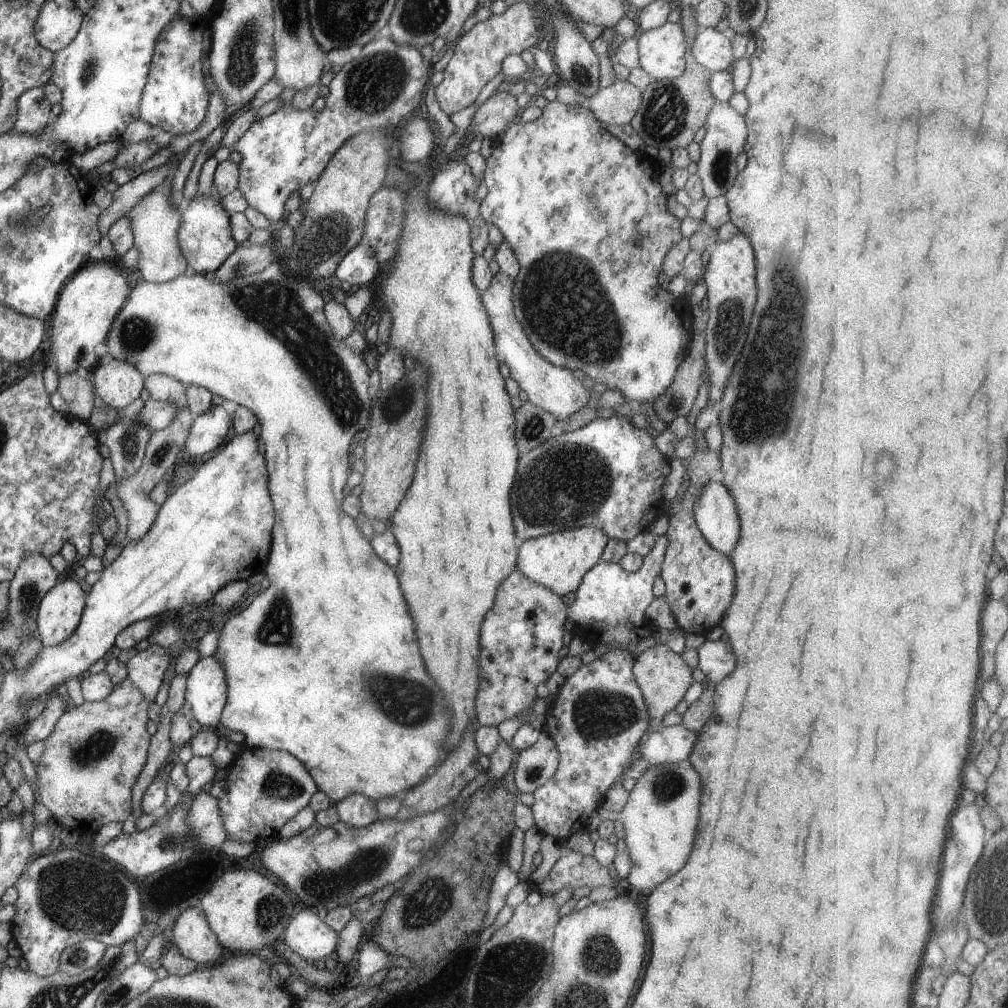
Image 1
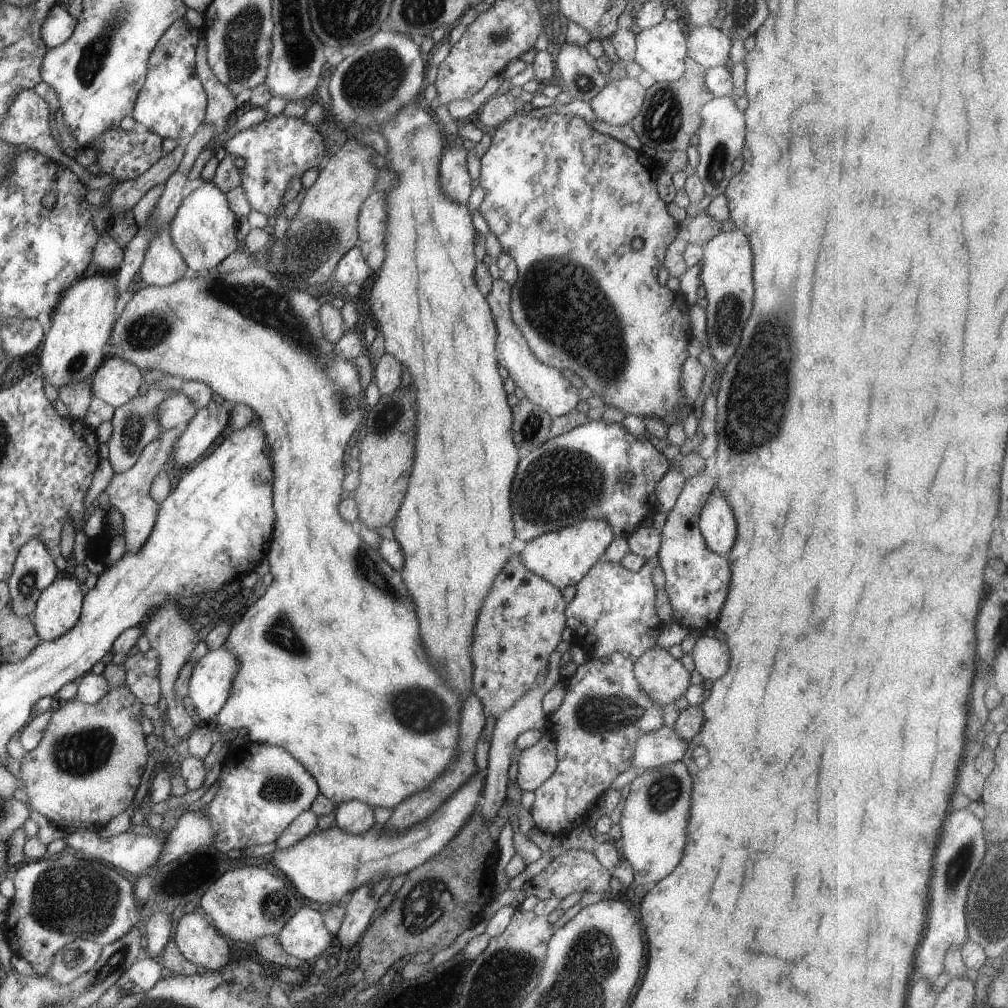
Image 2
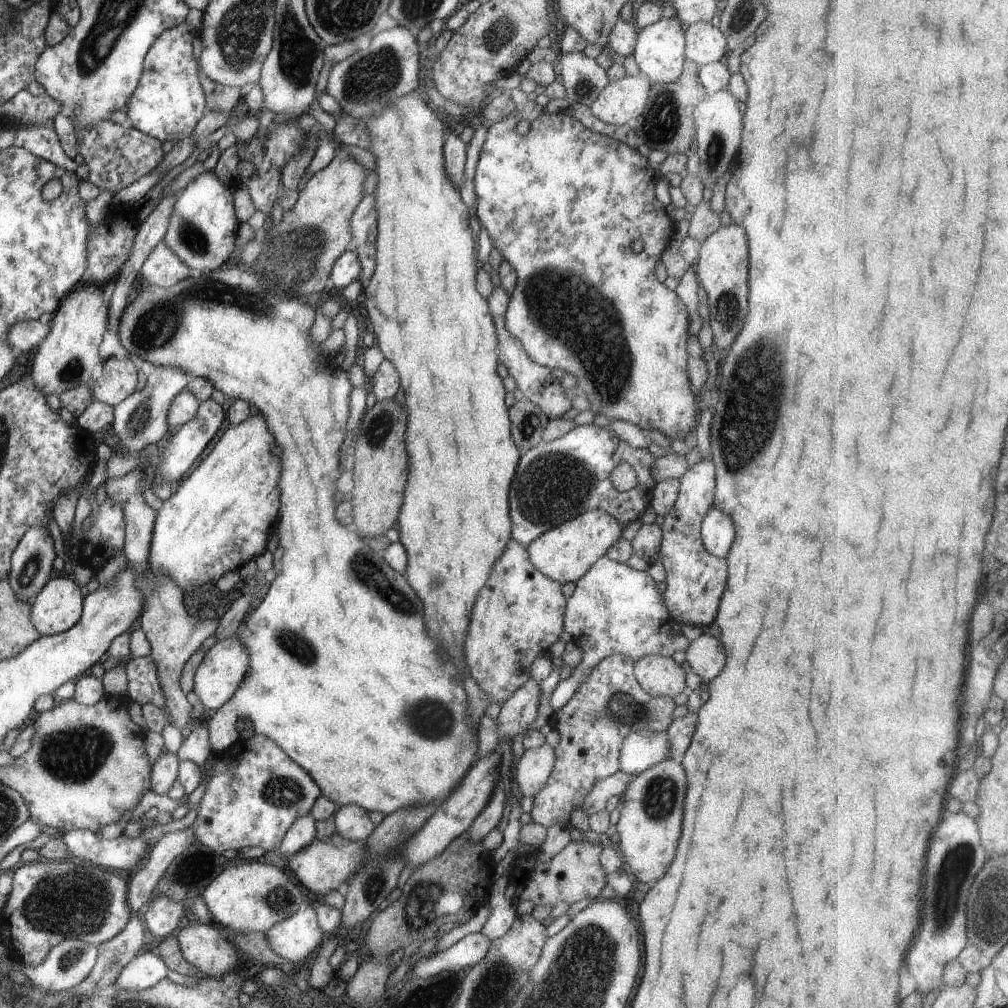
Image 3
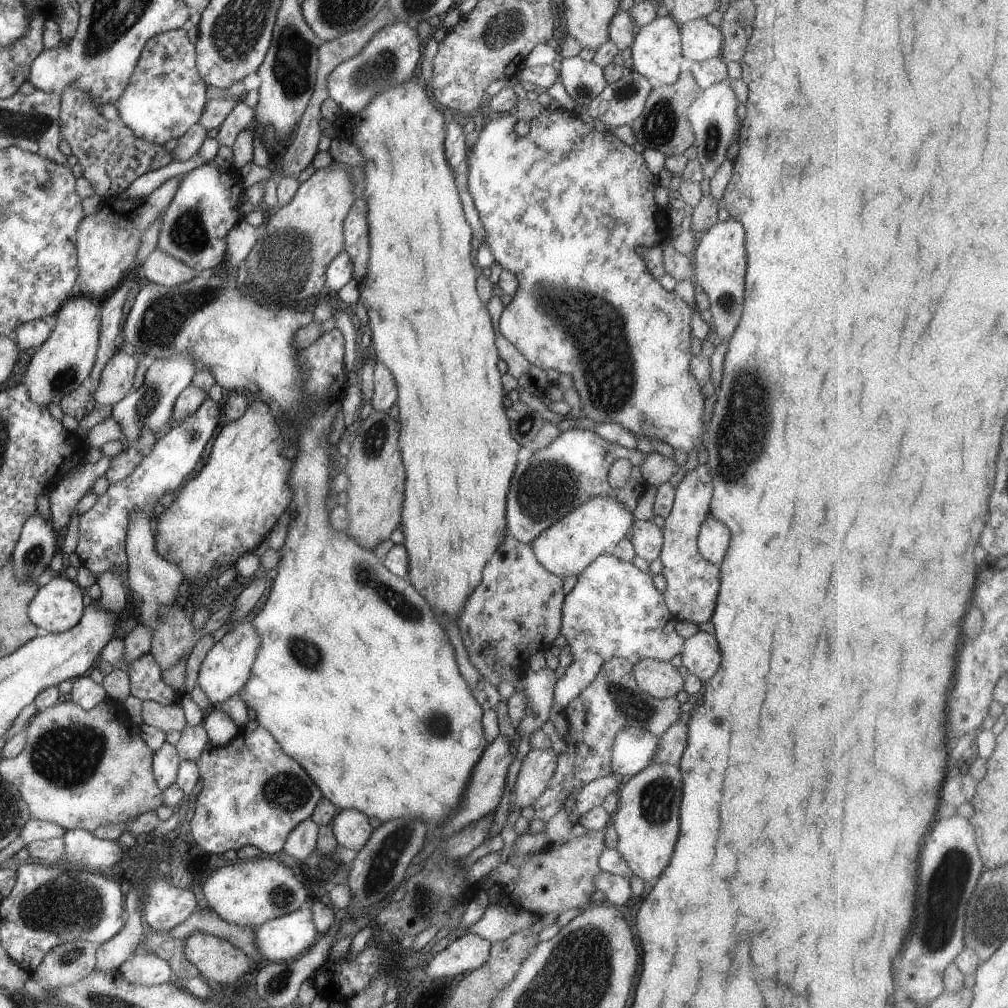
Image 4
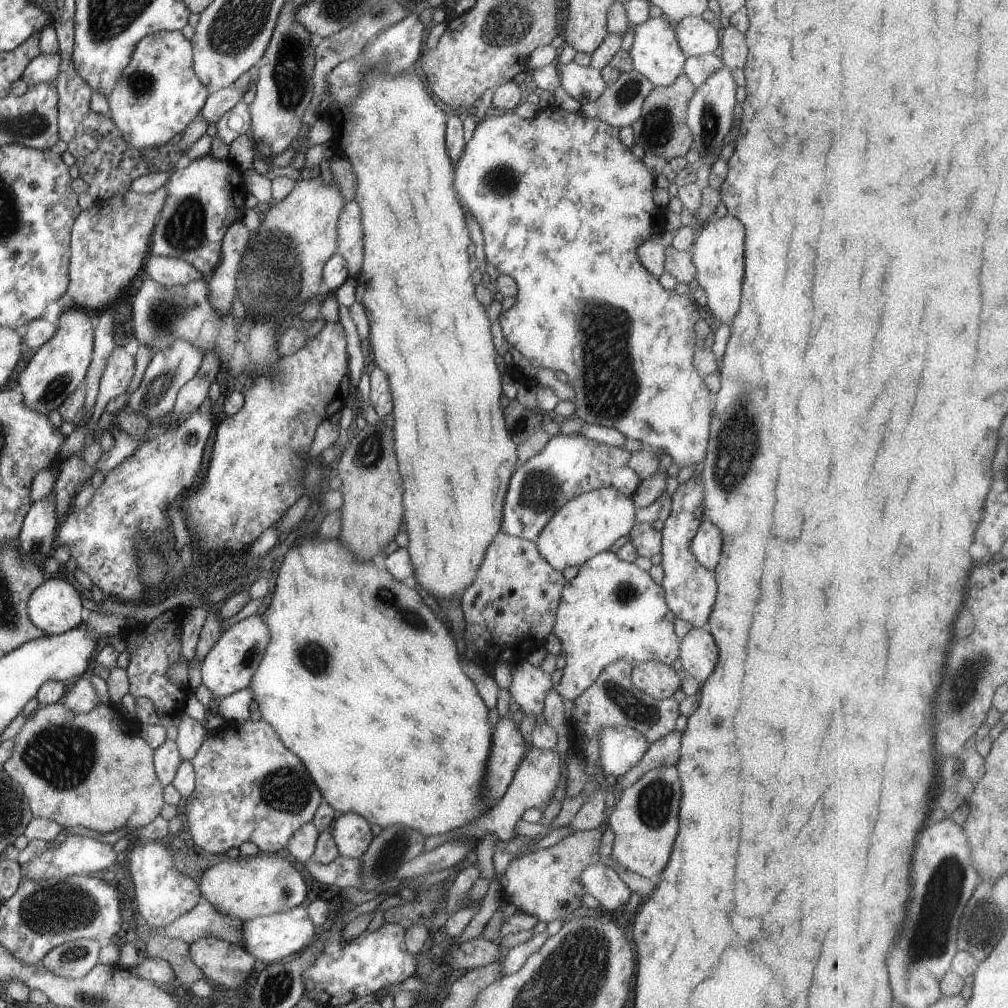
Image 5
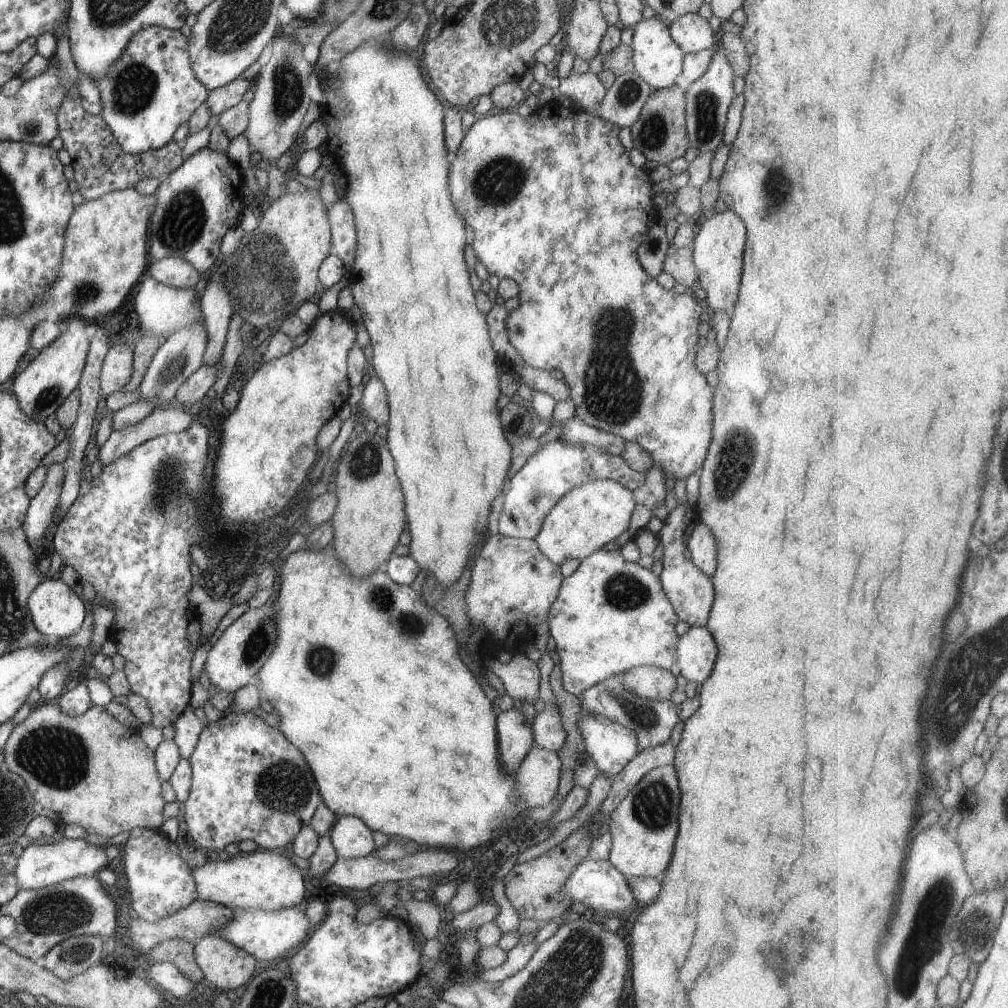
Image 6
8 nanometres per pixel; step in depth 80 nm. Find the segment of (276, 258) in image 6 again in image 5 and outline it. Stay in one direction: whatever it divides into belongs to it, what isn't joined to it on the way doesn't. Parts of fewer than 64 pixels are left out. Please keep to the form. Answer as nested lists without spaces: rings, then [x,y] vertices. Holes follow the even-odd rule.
[[[321,175],[298,180],[284,200],[271,203],[259,228],[250,236],[249,250],[234,282],[234,300],[238,296],[242,306],[258,314],[294,310],[298,304],[310,300],[322,284],[325,262],[336,254],[338,214],[342,214],[344,204],[346,200],[338,184],[333,179],[326,184]]]

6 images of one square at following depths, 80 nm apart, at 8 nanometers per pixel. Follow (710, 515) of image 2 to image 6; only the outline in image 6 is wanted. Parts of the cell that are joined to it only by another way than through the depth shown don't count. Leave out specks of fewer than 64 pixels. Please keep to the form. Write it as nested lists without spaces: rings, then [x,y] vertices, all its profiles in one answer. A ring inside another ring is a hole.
[[[698,522],[688,538],[687,546],[692,563],[708,578],[712,578],[717,570],[717,552],[714,534],[708,526]]]

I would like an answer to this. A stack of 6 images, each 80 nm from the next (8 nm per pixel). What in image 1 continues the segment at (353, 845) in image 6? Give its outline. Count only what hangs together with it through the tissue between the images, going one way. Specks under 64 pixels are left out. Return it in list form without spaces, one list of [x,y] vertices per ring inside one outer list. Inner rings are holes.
[[[351,794],[334,804],[339,820],[350,826],[368,826],[380,818],[376,810],[376,802],[361,794]]]

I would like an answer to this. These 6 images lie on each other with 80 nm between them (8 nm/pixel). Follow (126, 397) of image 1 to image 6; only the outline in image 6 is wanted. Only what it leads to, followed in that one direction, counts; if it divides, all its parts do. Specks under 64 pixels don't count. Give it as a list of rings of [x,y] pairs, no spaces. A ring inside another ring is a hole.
[[[125,344],[112,346],[102,362],[101,390],[104,398],[122,391],[133,374],[133,350]]]

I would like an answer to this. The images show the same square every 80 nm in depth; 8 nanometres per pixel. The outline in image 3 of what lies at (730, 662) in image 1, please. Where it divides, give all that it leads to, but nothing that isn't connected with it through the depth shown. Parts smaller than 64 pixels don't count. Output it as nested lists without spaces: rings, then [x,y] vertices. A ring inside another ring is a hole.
[[[701,634],[692,640],[686,652],[686,661],[692,668],[692,672],[702,678],[704,683],[710,682],[714,676],[718,676],[726,664],[724,646],[718,638],[709,634]]]

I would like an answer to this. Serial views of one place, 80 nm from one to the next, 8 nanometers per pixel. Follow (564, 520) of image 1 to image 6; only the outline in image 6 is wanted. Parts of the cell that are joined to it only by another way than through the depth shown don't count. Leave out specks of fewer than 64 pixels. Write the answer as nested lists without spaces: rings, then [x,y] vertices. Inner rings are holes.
[[[554,440],[528,458],[528,462],[512,475],[506,488],[506,502],[500,514],[498,528],[494,531],[502,536],[522,539],[534,539],[542,522],[558,500],[568,494],[574,486],[580,486],[588,480],[609,479],[620,482],[628,490],[634,491],[644,484],[647,472],[637,472],[628,466],[621,456],[612,456],[604,448],[596,446],[570,446],[562,440]]]

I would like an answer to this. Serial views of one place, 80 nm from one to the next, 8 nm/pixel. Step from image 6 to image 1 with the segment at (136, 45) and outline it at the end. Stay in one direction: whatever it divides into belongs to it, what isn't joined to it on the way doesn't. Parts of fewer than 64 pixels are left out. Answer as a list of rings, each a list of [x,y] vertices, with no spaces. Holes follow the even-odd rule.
[[[174,15],[157,38],[149,66],[148,80],[143,88],[139,118],[151,126],[160,126],[174,135],[190,133],[207,118],[209,93],[203,80],[202,33],[205,23]]]

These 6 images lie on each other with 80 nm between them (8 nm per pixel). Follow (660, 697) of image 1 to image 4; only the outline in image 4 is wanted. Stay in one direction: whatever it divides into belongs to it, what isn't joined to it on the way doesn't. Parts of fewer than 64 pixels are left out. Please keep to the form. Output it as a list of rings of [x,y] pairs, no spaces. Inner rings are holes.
[[[642,660],[633,666],[633,679],[641,692],[656,700],[676,697],[684,689],[684,678],[671,662]]]

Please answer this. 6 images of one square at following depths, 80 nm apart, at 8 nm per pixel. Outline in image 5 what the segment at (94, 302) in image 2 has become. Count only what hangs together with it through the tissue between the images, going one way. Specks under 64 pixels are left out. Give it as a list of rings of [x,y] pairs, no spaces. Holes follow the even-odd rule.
[[[82,307],[67,308],[60,315],[54,336],[36,350],[32,360],[19,375],[18,388],[23,392],[26,406],[37,413],[48,415],[83,384],[93,357],[93,321],[93,313]]]

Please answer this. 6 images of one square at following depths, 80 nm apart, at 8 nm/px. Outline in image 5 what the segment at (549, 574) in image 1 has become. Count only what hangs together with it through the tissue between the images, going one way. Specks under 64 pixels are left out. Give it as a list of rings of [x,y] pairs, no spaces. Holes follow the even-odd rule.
[[[600,486],[590,492],[578,494],[550,519],[536,539],[540,556],[556,570],[563,572],[569,566],[580,566],[602,551],[608,551],[612,544],[626,536],[635,523],[633,500],[614,487]]]

